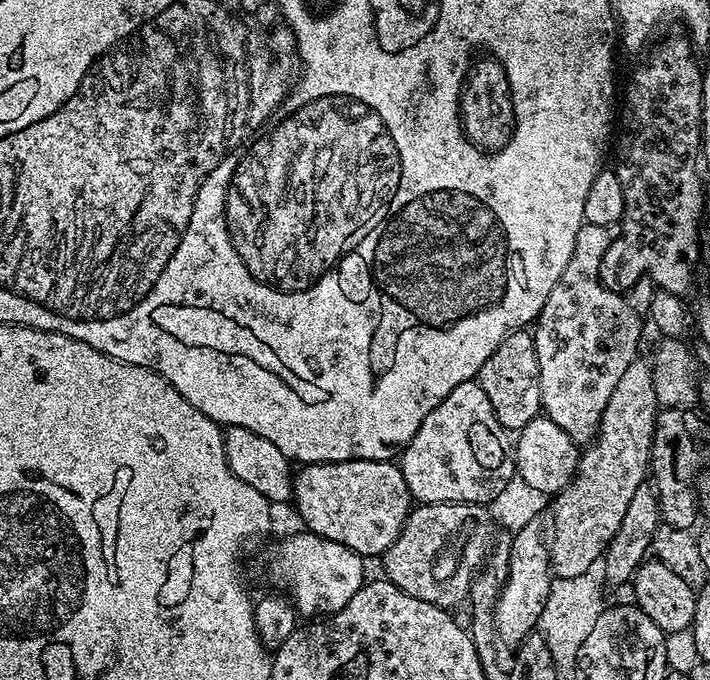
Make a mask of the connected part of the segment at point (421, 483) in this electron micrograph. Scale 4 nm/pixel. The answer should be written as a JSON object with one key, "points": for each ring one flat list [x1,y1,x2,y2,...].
{"points":[[467,380,462,382,462,386,454,386,454,390,450,390,450,394,446,394,446,398,442,398,442,402,438,402,438,406,434,406,434,410,430,410,430,414,426,414,426,418,422,418,422,426,418,426,418,434,414,434,414,438,410,438,410,442,405,446,403,452,399,453,398,463,402,470,402,478,406,478,406,486,408,492,412,495,416,504,482,504,491,505,492,499,510,480,516,471,516,461,514,459,514,448,510,443,509,433,498,422,498,418,494,414,494,406,490,406,490,398,486,398,486,390,482,390,482,386,476,380]]}

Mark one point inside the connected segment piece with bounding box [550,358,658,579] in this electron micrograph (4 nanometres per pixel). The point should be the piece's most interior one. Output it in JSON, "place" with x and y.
{"place":[586,514]}

